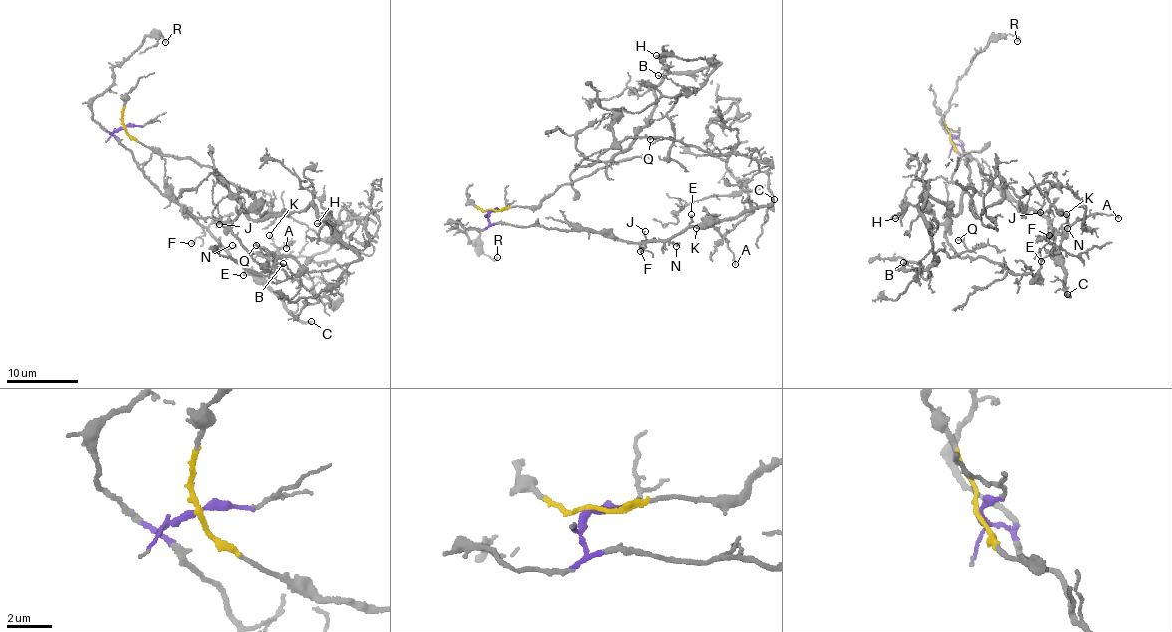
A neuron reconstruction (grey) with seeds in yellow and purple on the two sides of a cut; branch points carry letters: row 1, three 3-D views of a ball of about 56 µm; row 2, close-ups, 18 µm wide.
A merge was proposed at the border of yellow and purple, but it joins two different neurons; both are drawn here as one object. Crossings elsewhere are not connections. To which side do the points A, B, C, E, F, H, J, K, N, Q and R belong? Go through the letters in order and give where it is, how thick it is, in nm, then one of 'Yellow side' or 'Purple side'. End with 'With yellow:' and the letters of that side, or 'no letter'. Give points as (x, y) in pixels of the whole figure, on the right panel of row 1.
A: Place: (1118, 218). Thickness 120 nm. Purple side
B: Place: (903, 262). Thickness 90 nm. Yellow side
C: Place: (1067, 294). Thickness 280 nm. Purple side
E: Place: (1041, 261). Thickness 140 nm. Purple side
F: Place: (1049, 235). Thickness 130 nm. Purple side
H: Place: (895, 218). Thickness 120 nm. Yellow side
J: Place: (1040, 212). Thickness 100 nm. Purple side
K: Place: (1066, 214). Thickness 190 nm. Purple side
N: Place: (1067, 228). Thickness 140 nm. Purple side
Q: Place: (958, 240). Thickness 80 nm. Yellow side
R: Place: (1017, 41). Thickness 140 nm. Purple side
With yellow: B, H, Q

